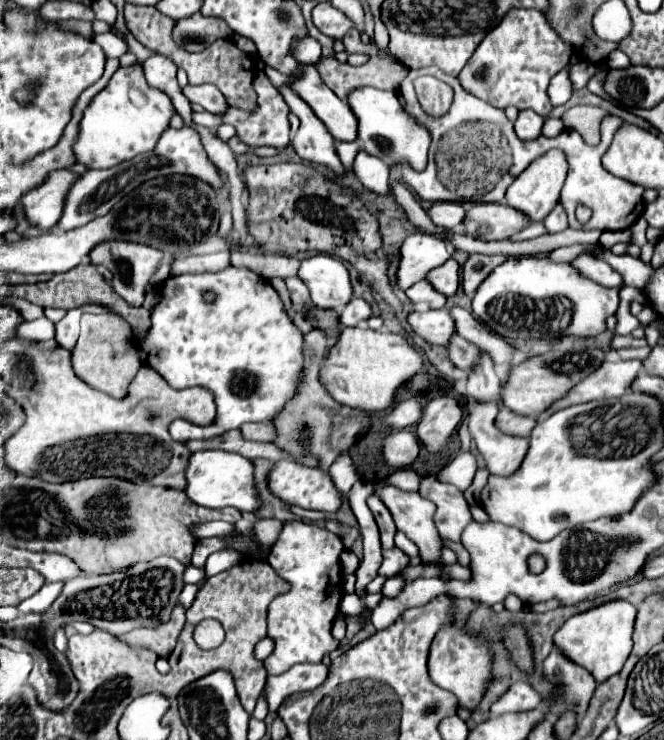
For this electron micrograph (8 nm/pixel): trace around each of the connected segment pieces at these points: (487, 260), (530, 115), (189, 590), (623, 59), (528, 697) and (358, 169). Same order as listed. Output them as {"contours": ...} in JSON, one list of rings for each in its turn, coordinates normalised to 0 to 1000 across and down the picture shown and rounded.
{"contours":[[[[709,343],[703,354],[697,357],[697,395],[712,403],[718,386],[736,373],[736,368],[752,359],[764,346],[727,346],[727,343]]],[[[782,149],[782,157],[776,162],[776,181],[785,189],[800,189],[809,186],[815,181],[815,170],[818,170],[818,157],[812,157],[803,149]]],[[[282,789],[282,792],[276,795],[276,800],[273,800],[273,805],[270,805],[270,814],[273,814],[276,822],[285,822],[285,819],[288,819],[288,814],[291,814],[297,797],[300,797],[297,789]]],[[[923,68],[917,76],[914,76],[914,86],[920,92],[938,92],[938,89],[947,89],[947,78],[935,70],[935,68]]],[[[776,922],[767,927],[767,932],[761,938],[755,938],[739,951],[736,965],[752,968],[761,962],[791,962],[791,959],[809,957],[812,951],[815,951],[812,938],[806,938],[806,932],[794,922]]],[[[544,203],[535,214],[535,238],[568,265],[586,262],[586,224],[574,214],[553,211],[553,205]]]]}

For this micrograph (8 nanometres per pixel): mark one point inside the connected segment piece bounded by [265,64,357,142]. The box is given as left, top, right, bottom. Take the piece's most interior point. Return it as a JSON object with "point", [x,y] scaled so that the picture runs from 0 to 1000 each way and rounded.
{"point":[506,155]}

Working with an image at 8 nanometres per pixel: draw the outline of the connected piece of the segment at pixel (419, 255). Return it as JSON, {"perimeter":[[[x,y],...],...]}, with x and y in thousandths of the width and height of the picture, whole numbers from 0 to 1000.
{"perimeter":[[[616,316],[607,330],[604,330],[604,351],[598,362],[598,389],[613,392],[625,381],[637,378],[643,365],[652,365],[655,359],[667,357],[676,351],[679,338],[673,330],[661,322],[649,322],[652,327],[646,330],[646,319],[640,316]]]}

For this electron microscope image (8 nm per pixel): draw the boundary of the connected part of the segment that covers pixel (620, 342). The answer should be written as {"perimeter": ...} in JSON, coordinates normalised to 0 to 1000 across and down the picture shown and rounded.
{"perimeter":[[[926,454],[920,459],[920,468],[923,470],[962,470],[962,468],[971,468],[971,465],[974,465],[971,457],[968,459],[959,459],[953,454]]]}

